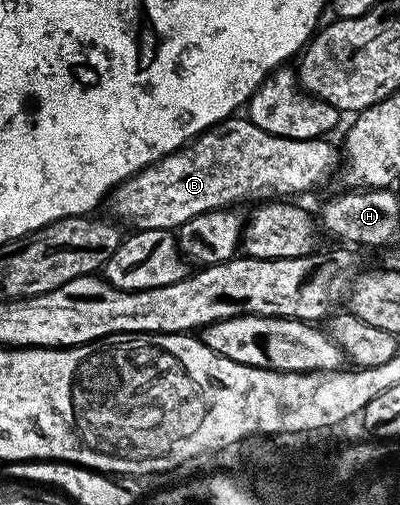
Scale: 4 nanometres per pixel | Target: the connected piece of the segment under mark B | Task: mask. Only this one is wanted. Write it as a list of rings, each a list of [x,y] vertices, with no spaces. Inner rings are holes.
[[[248,118],[238,119],[213,124],[177,152],[122,181],[108,197],[108,204],[119,216],[117,219],[135,224],[132,226],[138,230],[177,230],[206,211],[229,209],[240,205],[241,200],[258,202],[263,198],[294,198],[297,192],[306,192],[324,183],[333,172],[335,175],[340,152],[329,144],[329,139],[280,138],[268,134],[268,130],[260,130],[260,126]]]

